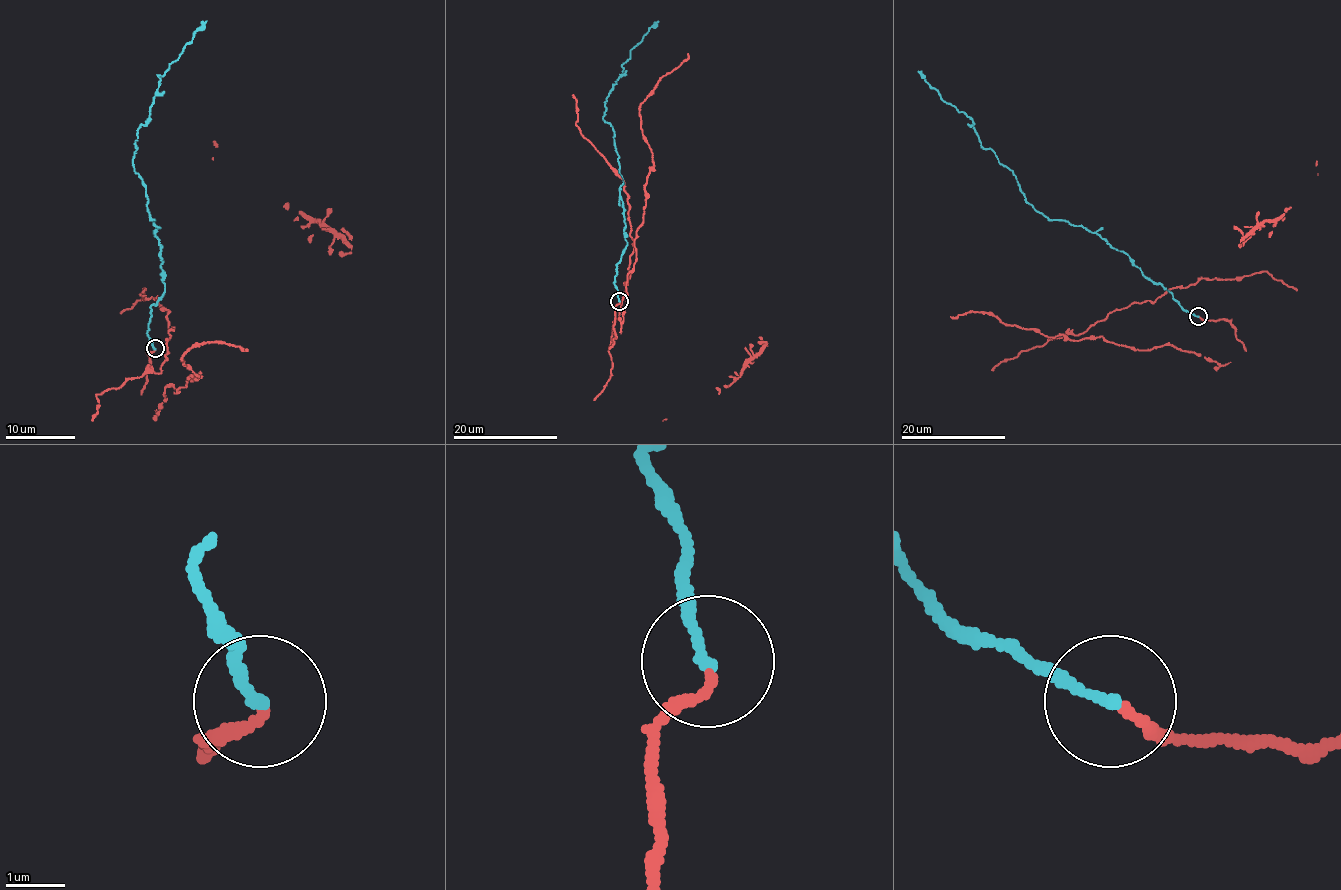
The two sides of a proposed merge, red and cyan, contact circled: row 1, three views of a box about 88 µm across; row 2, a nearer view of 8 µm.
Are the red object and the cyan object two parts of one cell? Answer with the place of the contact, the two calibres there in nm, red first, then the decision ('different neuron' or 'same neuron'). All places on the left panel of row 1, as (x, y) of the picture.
place (155, 348); calibres 180 and 180 nm; same neuron

